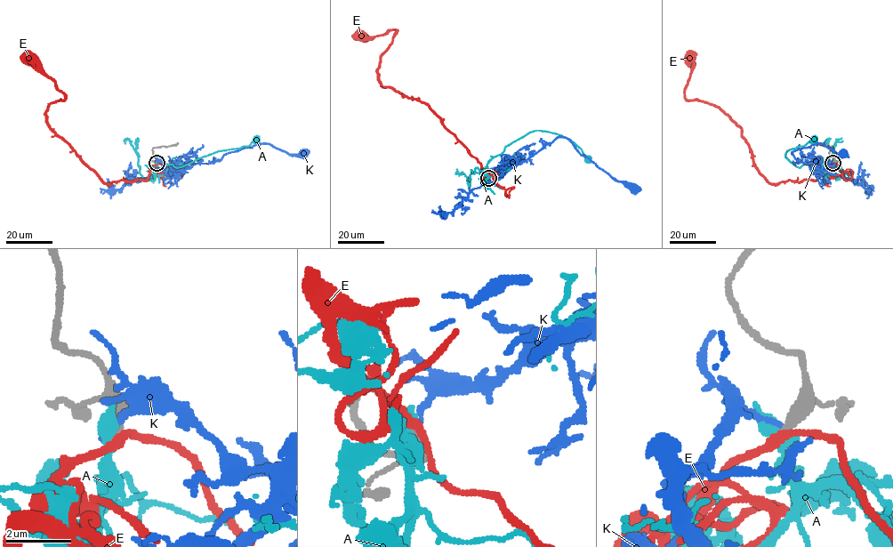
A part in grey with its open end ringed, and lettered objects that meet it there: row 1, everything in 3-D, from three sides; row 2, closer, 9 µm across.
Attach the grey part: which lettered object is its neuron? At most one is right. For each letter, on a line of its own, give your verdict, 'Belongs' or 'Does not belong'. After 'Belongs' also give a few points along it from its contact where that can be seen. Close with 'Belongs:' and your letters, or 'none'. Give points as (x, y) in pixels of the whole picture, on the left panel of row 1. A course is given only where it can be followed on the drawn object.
A: Does not belong
E: Belongs. Its course: (157, 163), (146, 180), (106, 184), (50, 127), (48, 106), (62, 100), (64, 95), (28, 57)
K: Does not belong
Belongs: E

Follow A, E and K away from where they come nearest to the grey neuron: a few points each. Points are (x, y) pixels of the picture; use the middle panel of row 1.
A: (488, 178), (488, 162), (502, 153), (507, 146), (536, 130), (570, 140), (590, 163)
E: (489, 178), (426, 104), (382, 84), (380, 60), (396, 30), (370, 39), (360, 37)
K: (488, 178), (514, 162), (526, 161), (557, 138), (565, 137), (582, 155), (613, 178), (635, 187)

